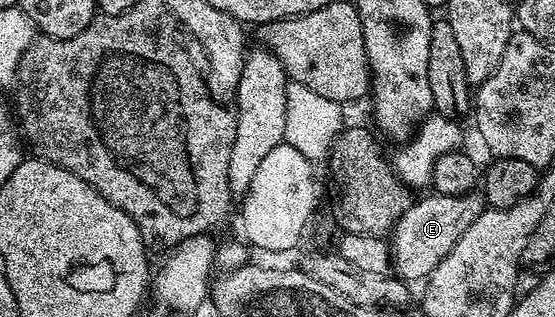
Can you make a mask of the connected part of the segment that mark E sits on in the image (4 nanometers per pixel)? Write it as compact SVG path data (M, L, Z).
M475 190L465 196L440 196L426 194L423 200L415 199L410 209L394 224L388 236L388 251L392 257L392 268L407 282L425 281L444 262L444 258L460 242L460 234L476 222L484 210L484 196Z

